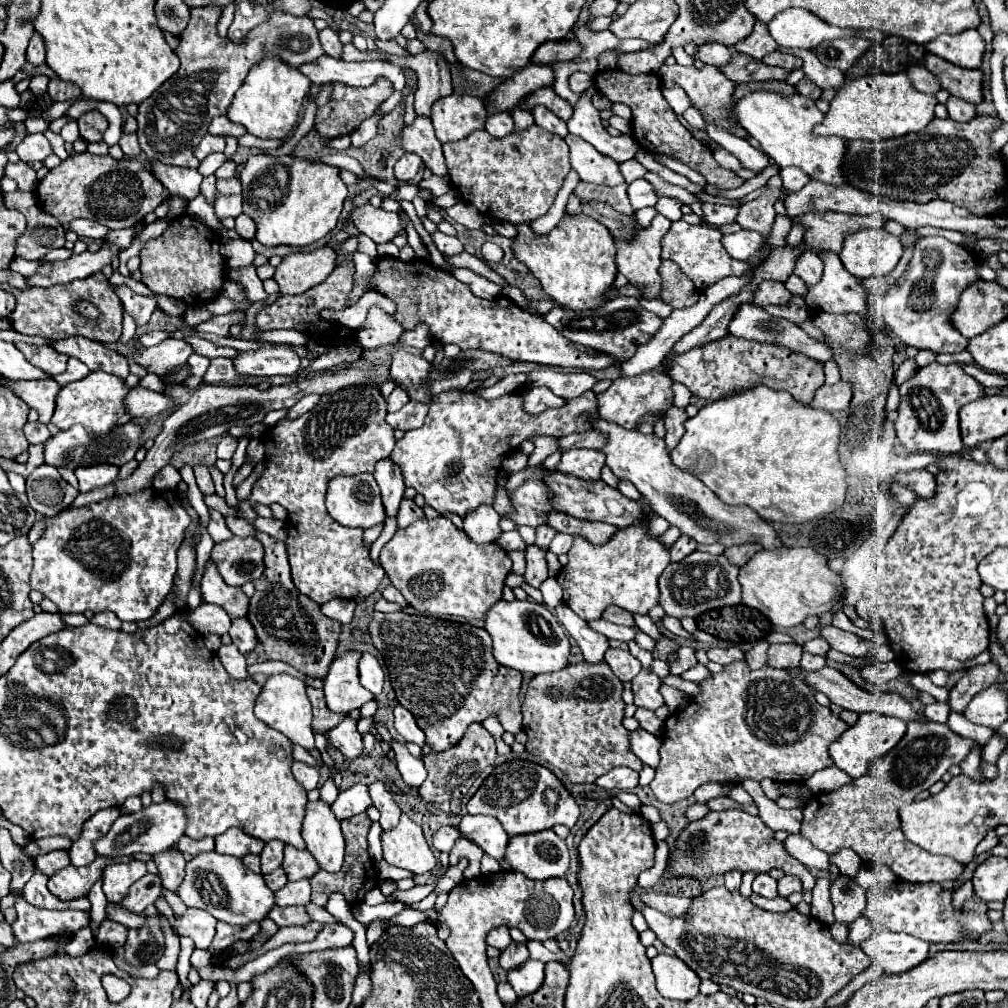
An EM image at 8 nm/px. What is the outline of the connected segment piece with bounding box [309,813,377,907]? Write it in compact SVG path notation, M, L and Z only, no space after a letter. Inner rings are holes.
M359 813L355 817L349 817L347 821L341 821L341 829L343 829L343 837L345 837L345 861L343 861L343 867L339 873L327 873L325 869L319 869L309 881L311 881L311 887L313 887L313 893L311 893L311 903L319 905L319 907L325 907L327 901L329 901L329 895L331 893L343 893L345 895L345 901L349 905L353 903L361 904L363 902L363 896L365 893L376 886L377 871L373 867L373 861L367 853L367 833L371 829L371 819L367 817L367 813Z

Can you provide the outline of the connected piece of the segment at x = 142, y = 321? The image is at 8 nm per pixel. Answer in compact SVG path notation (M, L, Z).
M117 287L117 293L119 293L119 299L123 301L125 313L129 313L133 317L137 327L145 327L149 323L149 319L151 319L153 309L157 307L155 299L153 297L137 295L137 293L133 293L127 287Z

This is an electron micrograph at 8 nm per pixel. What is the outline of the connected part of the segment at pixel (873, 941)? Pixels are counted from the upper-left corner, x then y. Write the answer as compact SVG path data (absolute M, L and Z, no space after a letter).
M875 929L873 935L859 945L873 963L881 965L885 973L901 973L913 969L927 959L929 943L909 933L893 933L889 929Z

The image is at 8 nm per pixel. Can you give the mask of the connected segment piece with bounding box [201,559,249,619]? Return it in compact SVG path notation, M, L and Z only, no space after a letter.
M209 559L205 565L205 573L201 579L201 591L203 591L203 601L217 603L219 607L223 607L229 613L231 619L247 615L249 599L245 597L241 587L229 587L223 581L213 559Z

